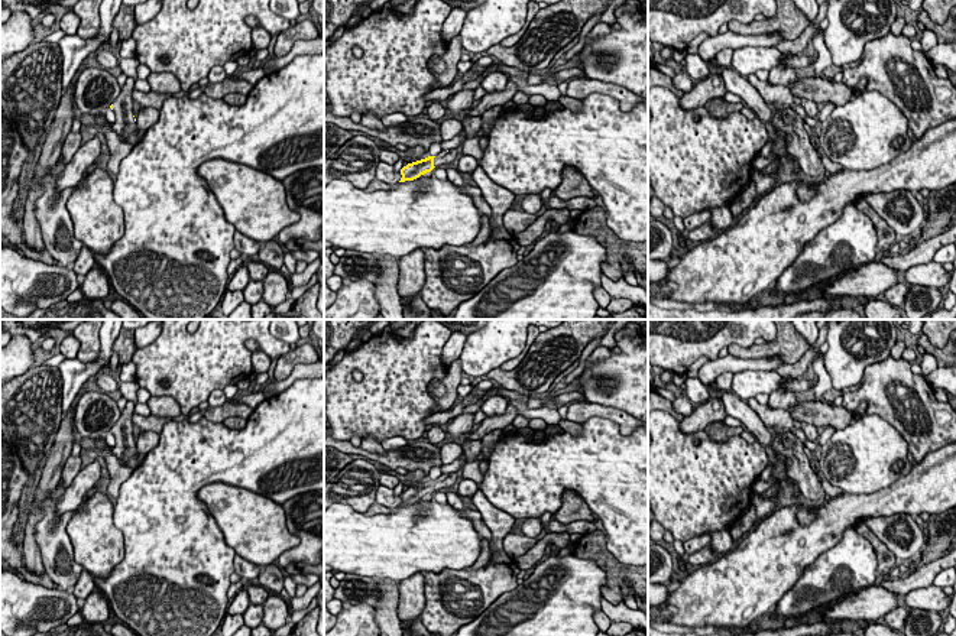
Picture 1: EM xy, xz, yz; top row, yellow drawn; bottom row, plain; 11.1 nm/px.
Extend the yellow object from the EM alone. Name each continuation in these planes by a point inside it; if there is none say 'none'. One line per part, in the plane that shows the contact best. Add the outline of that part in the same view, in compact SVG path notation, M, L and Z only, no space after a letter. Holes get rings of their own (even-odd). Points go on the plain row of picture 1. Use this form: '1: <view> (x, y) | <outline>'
1: xz (444, 480) | M451 473L451 474L441 474L435 481L434 481L434 490L438 489L445 489L445 487L451 487L453 484L457 483L457 474Z

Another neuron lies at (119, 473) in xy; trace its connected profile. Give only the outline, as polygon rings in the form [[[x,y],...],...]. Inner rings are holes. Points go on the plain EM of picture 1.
[[[95,439],[95,445],[103,451],[104,463],[110,474],[110,483],[107,486],[108,496],[117,499],[120,486],[132,476],[133,470],[124,465],[114,454],[104,439]]]

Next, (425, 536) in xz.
[[[431,496],[399,506],[389,515],[359,513],[344,503],[333,503],[324,510],[324,565],[330,565],[333,572],[401,583],[418,572],[464,570],[477,561],[480,552],[482,538],[473,522]]]

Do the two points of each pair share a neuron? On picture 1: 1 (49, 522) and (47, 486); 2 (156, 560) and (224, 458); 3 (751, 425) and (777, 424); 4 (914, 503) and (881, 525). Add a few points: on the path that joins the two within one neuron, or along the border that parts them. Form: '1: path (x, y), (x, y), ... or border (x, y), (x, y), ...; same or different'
1: border (58, 484), (39, 503), (42, 518), (35, 529); different
2: path (156, 532), (156, 515), (197, 474); same
3: border (747, 402), (768, 428); different
4: border (913, 515), (891, 513), (867, 518); different

